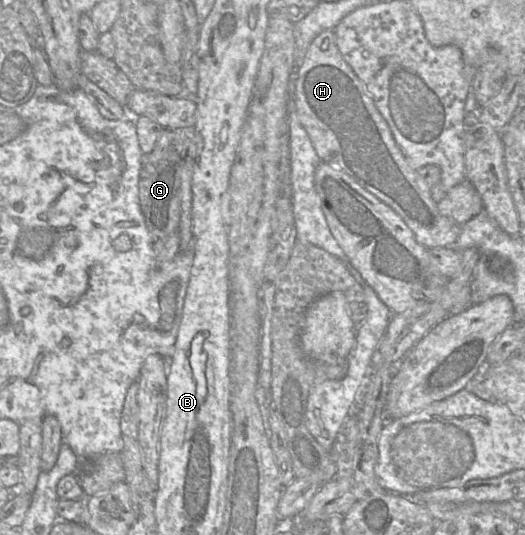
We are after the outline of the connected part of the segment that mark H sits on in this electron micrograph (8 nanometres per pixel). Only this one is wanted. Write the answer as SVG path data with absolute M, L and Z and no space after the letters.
M334 29L319 33L304 55L295 83L295 110L321 161L349 175L361 187L392 208L422 246L428 249L452 248L460 234L461 225L440 214L437 203L432 198L433 187L410 165L397 145L387 122L376 108L363 82L338 50Z

